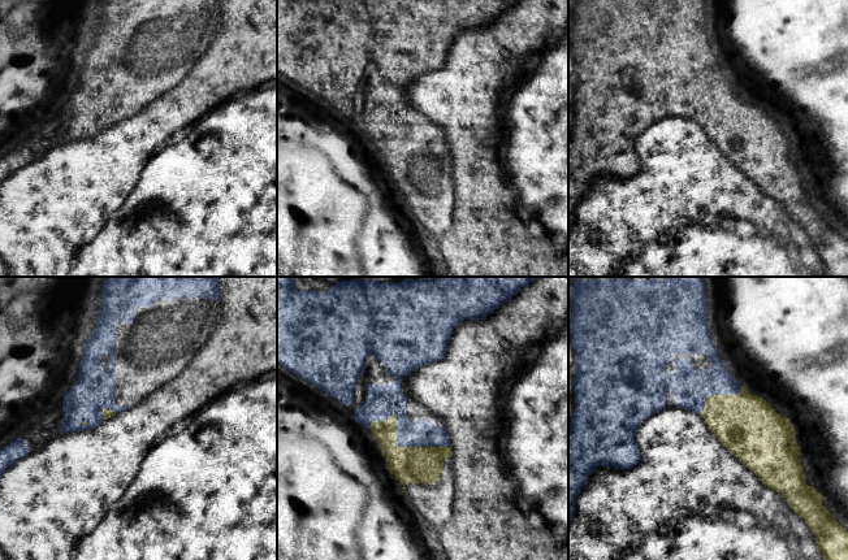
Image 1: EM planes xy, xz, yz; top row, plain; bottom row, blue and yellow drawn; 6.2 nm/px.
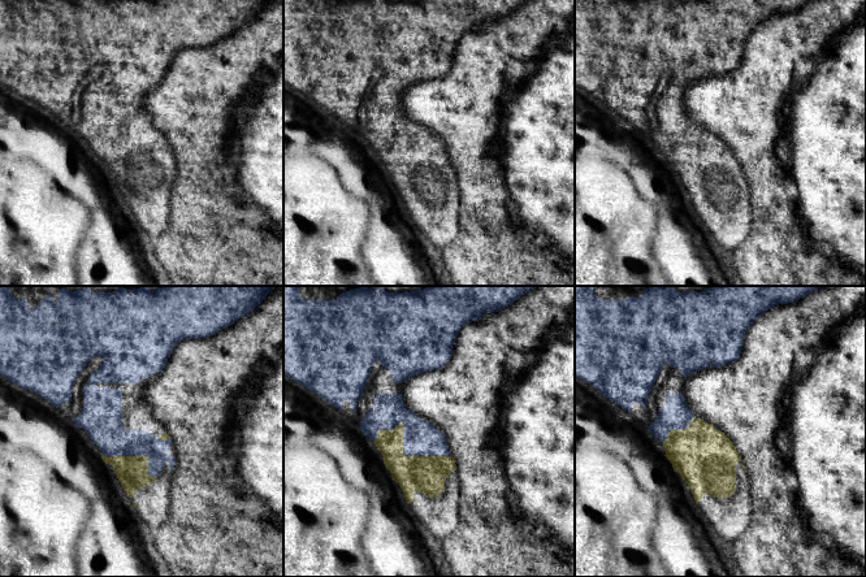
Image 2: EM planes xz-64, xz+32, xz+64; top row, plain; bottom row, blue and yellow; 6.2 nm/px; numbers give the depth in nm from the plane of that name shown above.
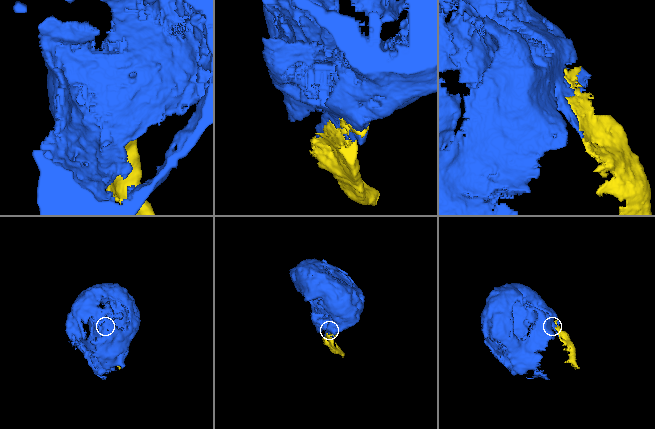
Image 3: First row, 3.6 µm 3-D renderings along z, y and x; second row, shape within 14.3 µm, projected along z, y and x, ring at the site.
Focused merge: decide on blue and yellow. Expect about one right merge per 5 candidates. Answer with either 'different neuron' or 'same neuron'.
same neuron

